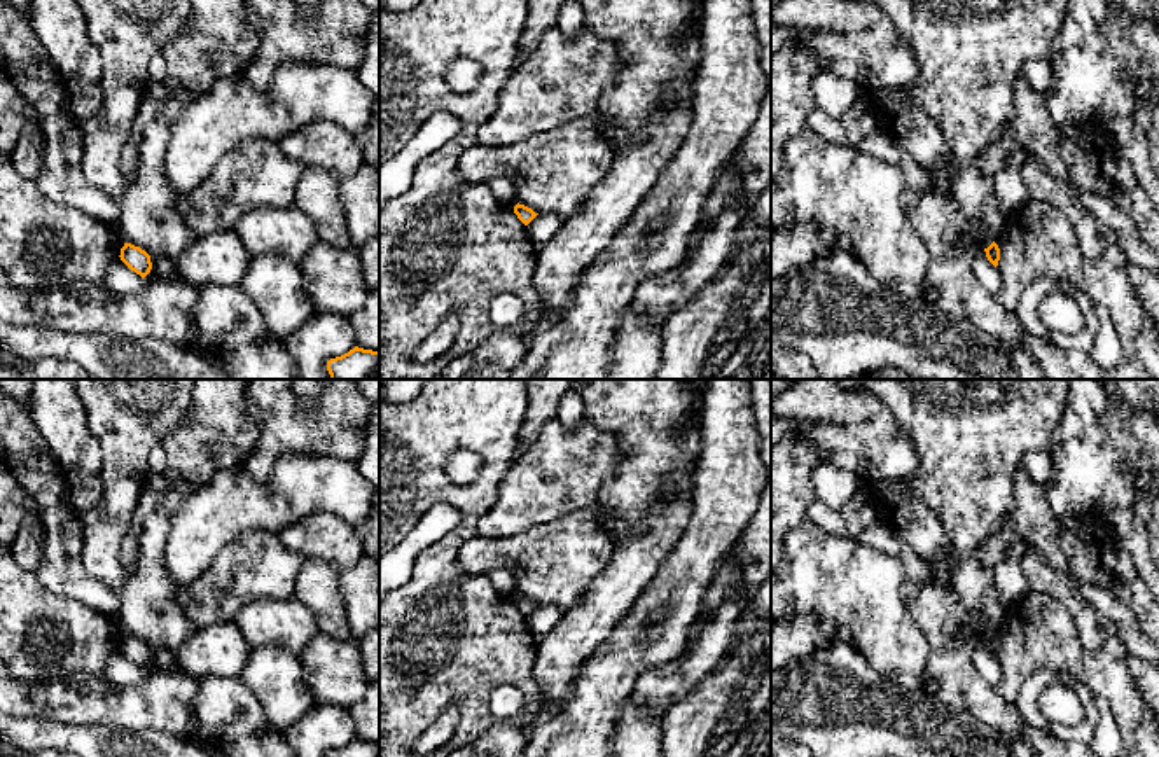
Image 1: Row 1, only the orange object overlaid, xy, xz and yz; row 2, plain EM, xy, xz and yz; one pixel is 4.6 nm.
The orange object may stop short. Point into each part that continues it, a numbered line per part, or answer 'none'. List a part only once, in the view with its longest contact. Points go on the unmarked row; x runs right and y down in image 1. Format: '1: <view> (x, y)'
none

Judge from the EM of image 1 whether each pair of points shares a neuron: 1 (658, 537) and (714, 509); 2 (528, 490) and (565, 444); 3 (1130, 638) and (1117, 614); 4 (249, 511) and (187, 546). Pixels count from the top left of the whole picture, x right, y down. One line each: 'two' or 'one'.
1: two
2: one
3: one
4: one

